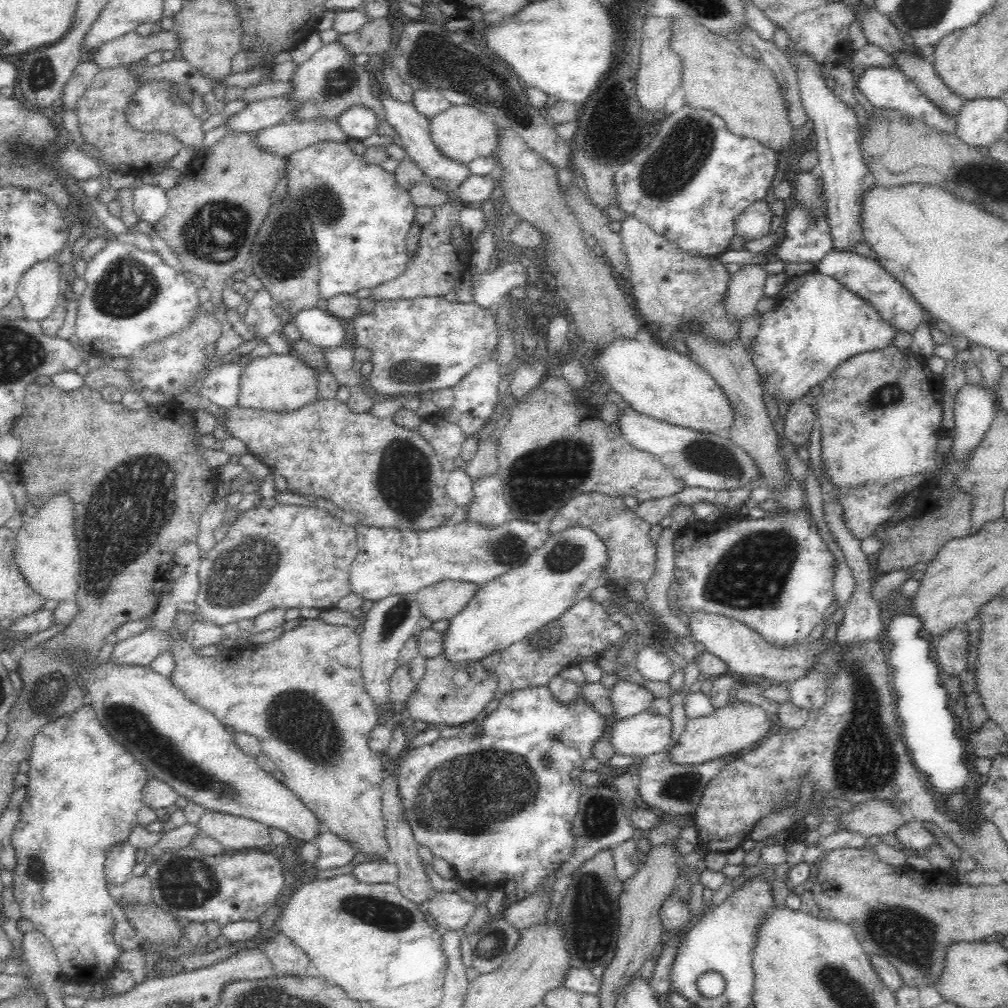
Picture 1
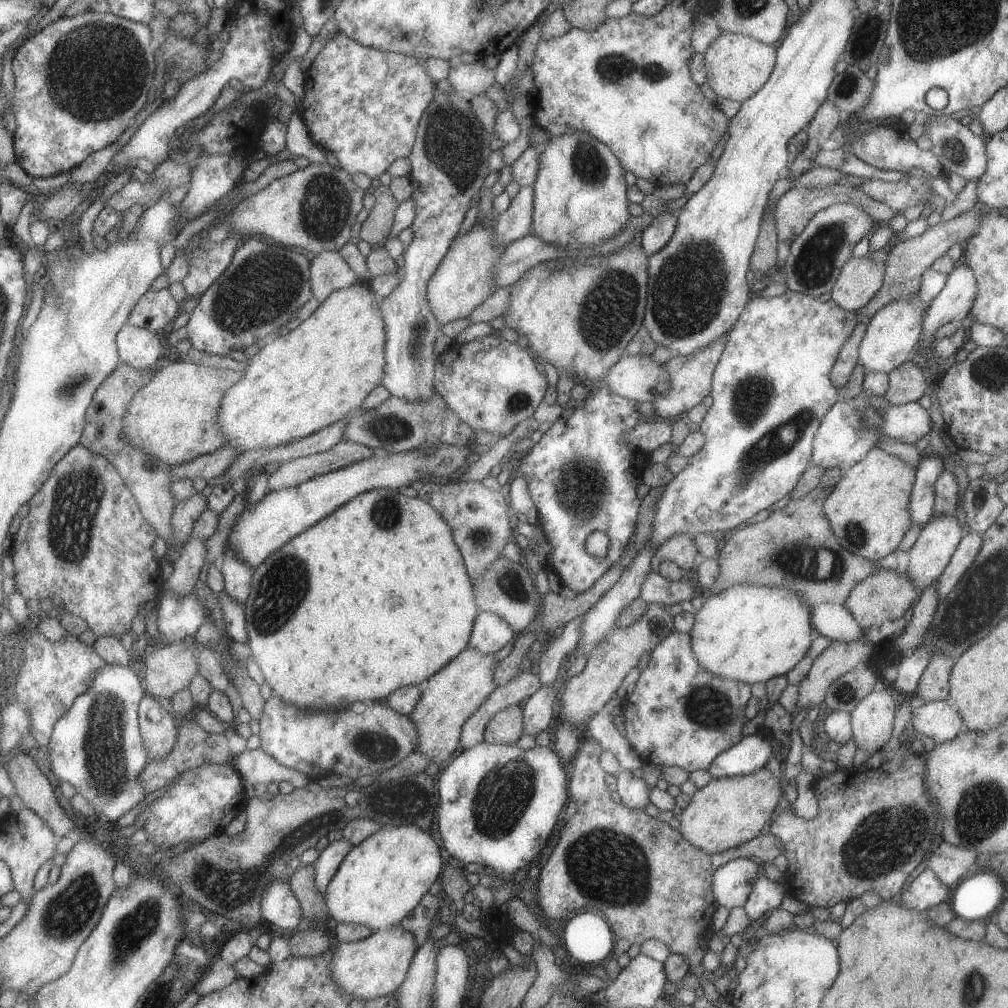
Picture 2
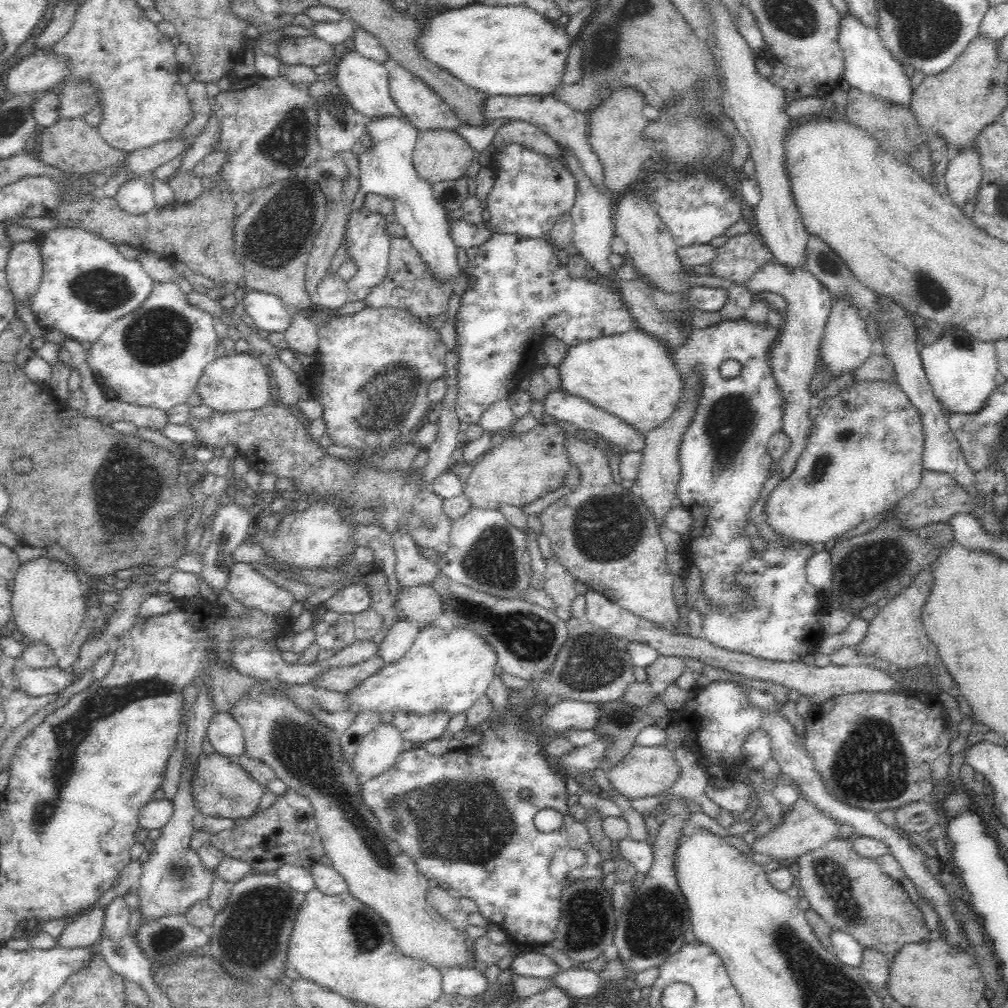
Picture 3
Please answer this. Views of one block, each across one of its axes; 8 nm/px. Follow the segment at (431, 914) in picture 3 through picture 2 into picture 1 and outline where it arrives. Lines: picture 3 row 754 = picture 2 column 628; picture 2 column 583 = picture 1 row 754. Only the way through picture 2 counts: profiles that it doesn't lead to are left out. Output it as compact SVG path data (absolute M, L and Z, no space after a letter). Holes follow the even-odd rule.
M177 610L173 619L174 624L182 625L183 634L178 643L171 648L174 667L169 677L175 688L181 692L194 704L210 712L216 719L225 726L232 726L235 732L246 732L254 736L261 742L261 750L268 756L277 770L284 775L283 785L291 789L295 795L303 801L308 809L314 812L323 826L336 837L348 843L358 854L369 856L370 861L389 862L391 856L388 852L388 840L385 839L385 818L382 813L382 791L381 784L386 775L386 766L382 764L382 756L379 752L373 752L368 746L368 736L372 730L381 722L379 711L374 700L365 688L364 675L362 672L362 659L360 652L360 639L355 633L355 629L347 625L332 625L323 621L320 617L300 618L298 626L283 633L268 643L251 644L240 650L234 650L232 656L202 656L198 655L186 641L185 634L188 632L189 616L188 611Z

